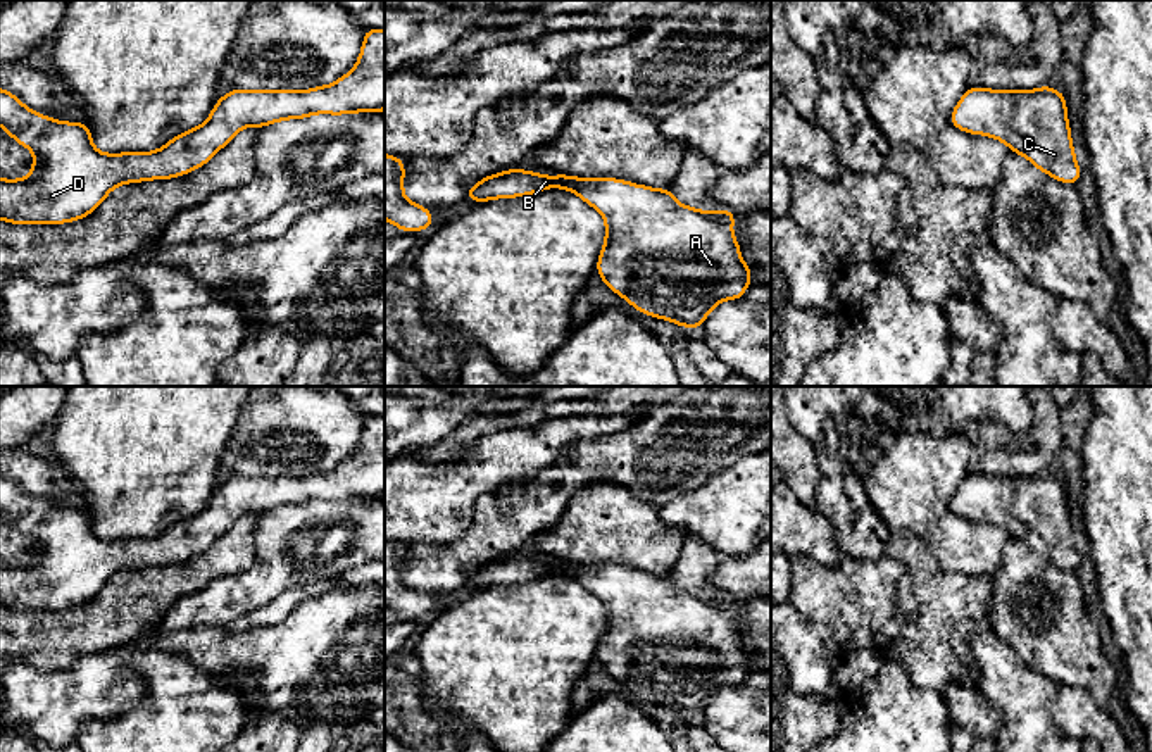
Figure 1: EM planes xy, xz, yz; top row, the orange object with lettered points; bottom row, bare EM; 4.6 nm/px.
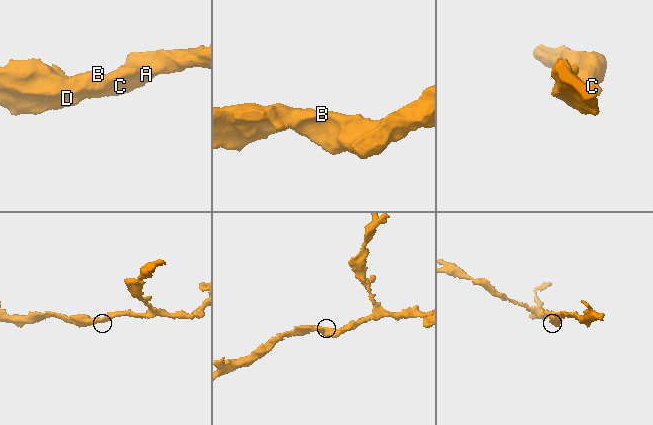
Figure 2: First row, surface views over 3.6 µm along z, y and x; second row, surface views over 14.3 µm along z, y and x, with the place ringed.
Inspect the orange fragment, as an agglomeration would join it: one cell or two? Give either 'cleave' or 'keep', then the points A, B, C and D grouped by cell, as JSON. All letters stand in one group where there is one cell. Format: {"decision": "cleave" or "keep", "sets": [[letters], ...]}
{"decision": "keep", "sets": [["A", "B", "C", "D"]]}

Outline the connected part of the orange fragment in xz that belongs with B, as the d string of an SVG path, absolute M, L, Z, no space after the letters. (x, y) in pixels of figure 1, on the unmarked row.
M514 554L479 566L466 578L466 586L479 590L528 583L548 574L573 578L604 602L605 630L595 659L642 700L698 716L719 688L740 686L752 667L752 655L742 647L731 617L738 602L724 593L704 598L678 590L671 574L657 576L616 564L545 562Z

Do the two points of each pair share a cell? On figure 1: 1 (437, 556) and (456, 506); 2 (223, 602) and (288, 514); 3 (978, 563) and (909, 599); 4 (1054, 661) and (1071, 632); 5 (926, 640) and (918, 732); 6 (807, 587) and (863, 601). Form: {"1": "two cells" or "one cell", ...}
{"1": "two cells", "2": "one cell", "3": "two cells", "4": "one cell", "5": "two cells", "6": "one cell"}

